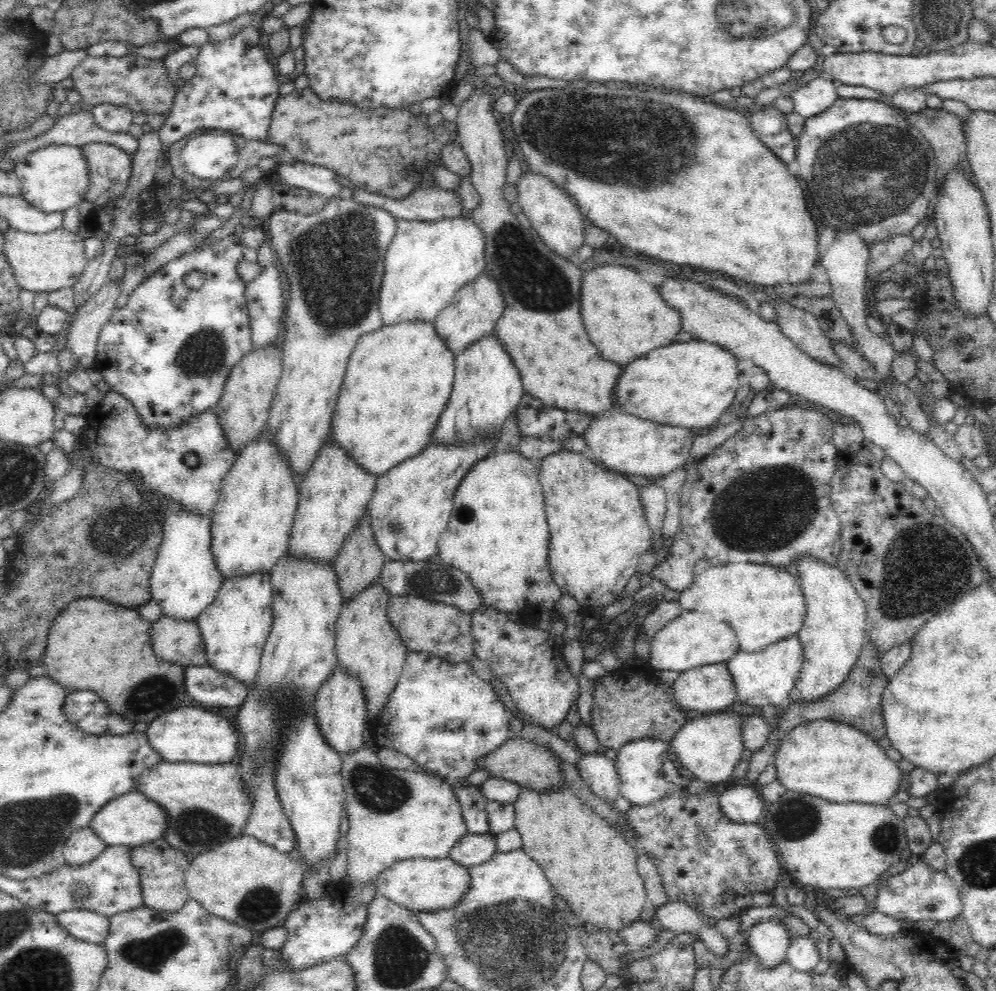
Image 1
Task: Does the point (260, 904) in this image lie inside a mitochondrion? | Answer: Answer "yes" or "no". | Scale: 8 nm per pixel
yes

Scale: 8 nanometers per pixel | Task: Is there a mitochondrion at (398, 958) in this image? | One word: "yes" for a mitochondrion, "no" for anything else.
yes

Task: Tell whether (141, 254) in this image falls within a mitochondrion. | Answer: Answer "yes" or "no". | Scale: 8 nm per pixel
no

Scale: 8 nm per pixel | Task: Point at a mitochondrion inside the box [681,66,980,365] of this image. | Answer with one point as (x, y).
(862, 176)

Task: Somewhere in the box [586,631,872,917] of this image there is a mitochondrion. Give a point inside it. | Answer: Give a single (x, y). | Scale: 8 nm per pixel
(797, 829)

